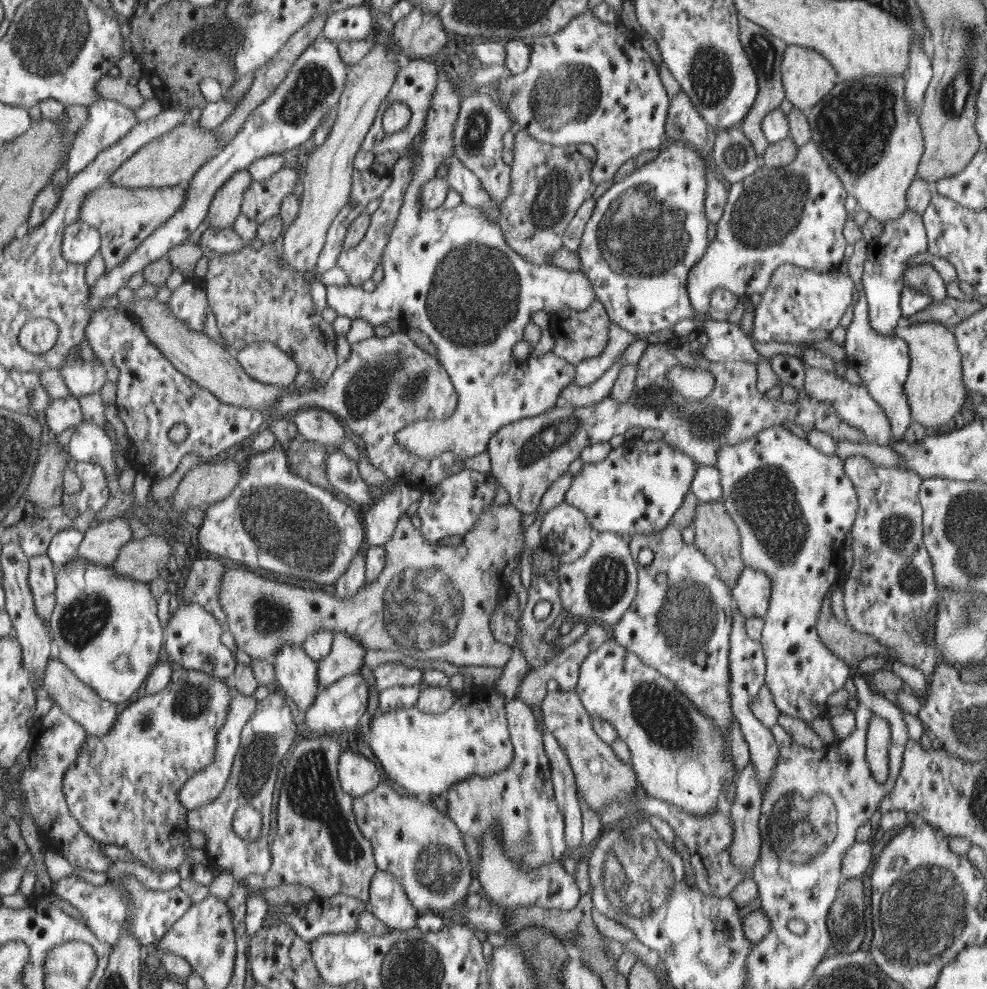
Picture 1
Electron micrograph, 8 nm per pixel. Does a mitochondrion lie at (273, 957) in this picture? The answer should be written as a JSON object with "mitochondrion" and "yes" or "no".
{"mitochondrion":"no"}

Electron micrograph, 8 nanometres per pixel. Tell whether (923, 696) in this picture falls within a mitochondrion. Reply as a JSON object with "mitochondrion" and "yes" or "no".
{"mitochondrion":"no"}

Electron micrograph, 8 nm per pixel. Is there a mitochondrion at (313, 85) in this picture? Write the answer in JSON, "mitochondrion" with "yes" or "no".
{"mitochondrion":"yes"}

